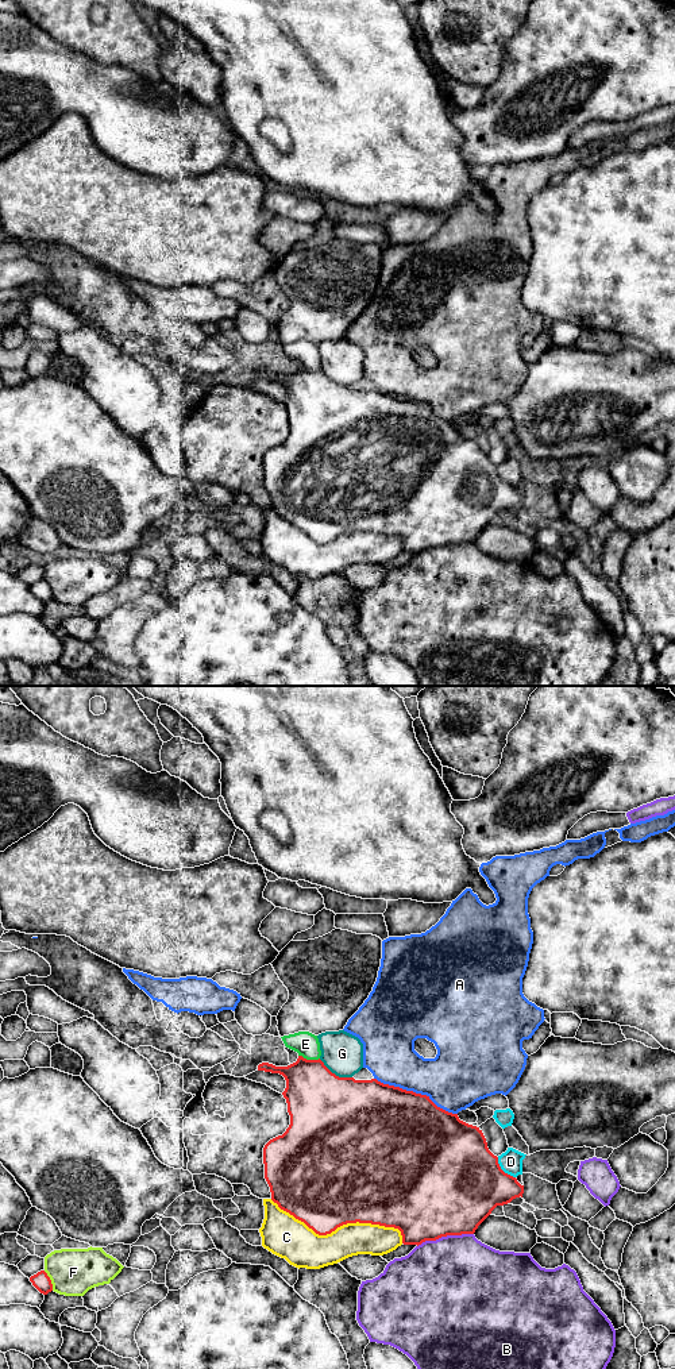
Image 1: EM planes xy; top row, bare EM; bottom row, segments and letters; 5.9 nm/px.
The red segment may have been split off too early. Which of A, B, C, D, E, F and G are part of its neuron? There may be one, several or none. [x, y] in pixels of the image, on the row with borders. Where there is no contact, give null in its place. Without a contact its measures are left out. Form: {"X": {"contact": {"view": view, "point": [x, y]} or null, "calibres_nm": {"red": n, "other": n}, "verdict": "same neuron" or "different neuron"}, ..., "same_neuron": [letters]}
{"A": {"contact": {"view": "xy", "point": [415, 1092]}, "calibres_nm": {"red": 500, "other": 360}, "verdict": "different neuron"}, "B": {"contact": {"view": "xy", "point": [444, 1236]}, "calibres_nm": {"red": 500, "other": 500}, "verdict": "different neuron"}, "C": {"contact": {"view": "xy", "point": [340, 1225]}, "calibres_nm": {"red": 500, "other": 220}, "verdict": "different neuron"}, "D": {"contact": {"view": "xy", "point": [501, 1169]}, "calibres_nm": {"red": 500, "other": 140}, "verdict": "different neuron"}, "E": {"contact": {"view": "xy", "point": [309, 1060]}, "calibres_nm": {"red": 360, "other": 150}, "verdict": "same neuron"}, "F": {"contact": {"view": "xy", "point": [50, 1280]}, "calibres_nm": {"red": 100, "other": 280}, "verdict": "different neuron"}, "G": {"contact": {"view": "xy", "point": [334, 1074]}, "calibres_nm": {"red": 480, "other": 240}, "verdict": "different neuron"}, "same_neuron": ["E"]}

